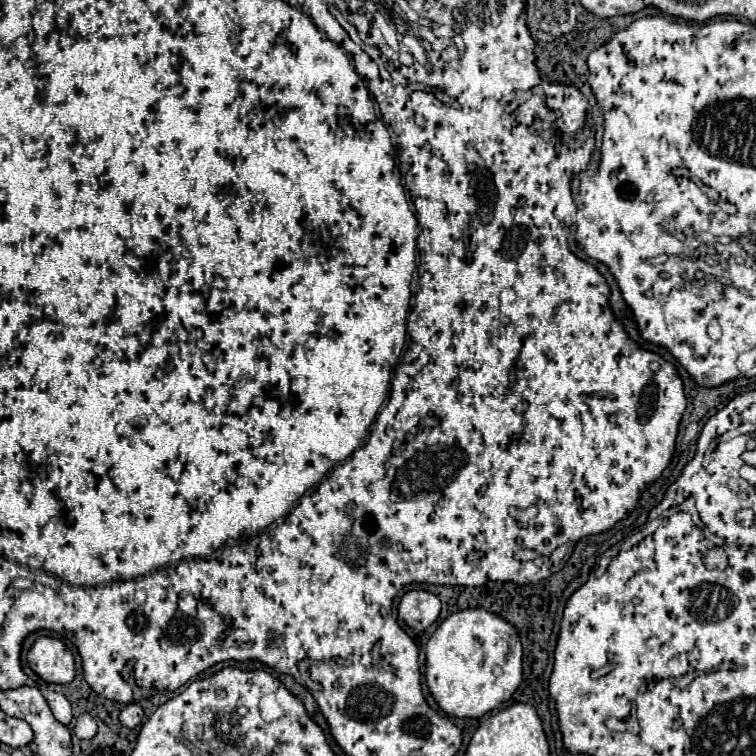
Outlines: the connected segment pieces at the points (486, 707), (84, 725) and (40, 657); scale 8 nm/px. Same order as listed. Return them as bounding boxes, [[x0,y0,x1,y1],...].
[[425,607,523,717],[73,713,97,740],[27,637,75,683]]

